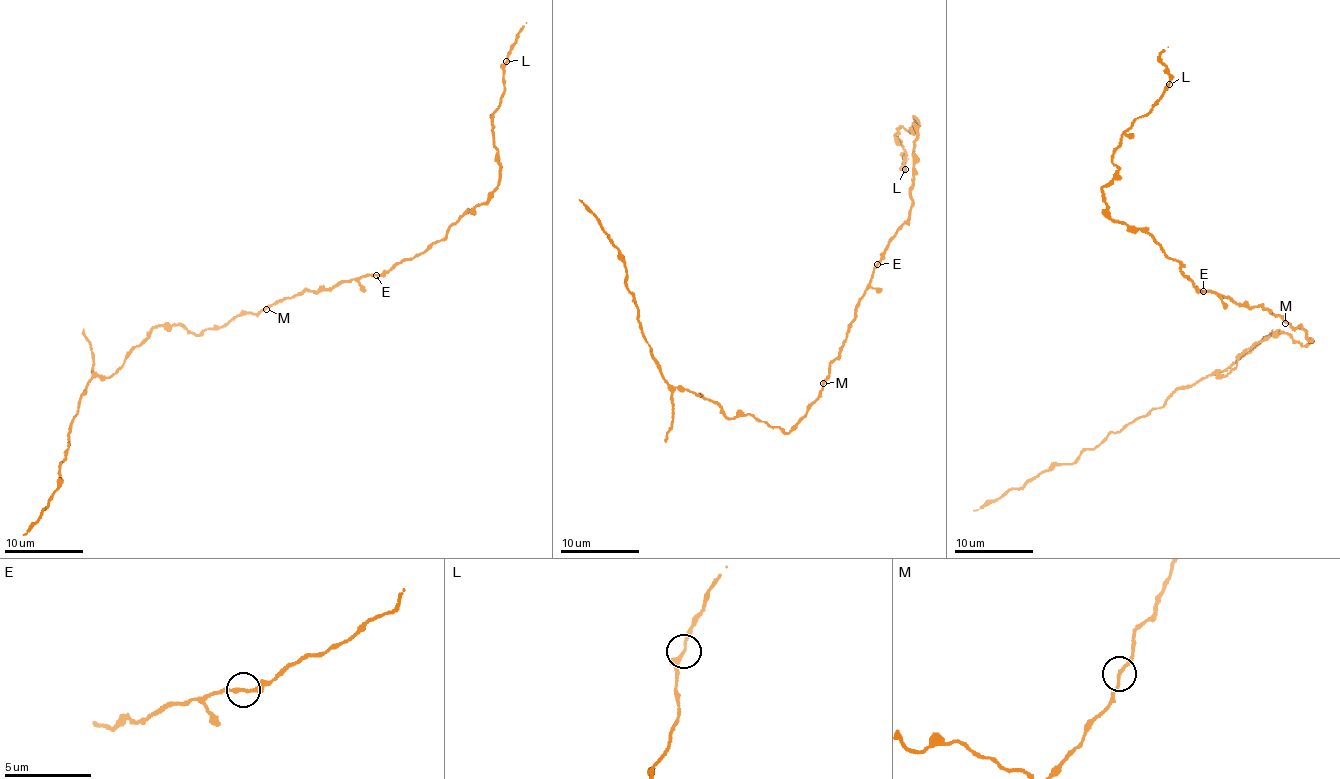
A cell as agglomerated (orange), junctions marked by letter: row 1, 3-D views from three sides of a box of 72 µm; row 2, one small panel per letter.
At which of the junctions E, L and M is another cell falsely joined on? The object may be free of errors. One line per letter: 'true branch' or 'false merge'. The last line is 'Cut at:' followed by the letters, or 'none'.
E: true branch
L: true branch
M: true branch
Cut at: none

